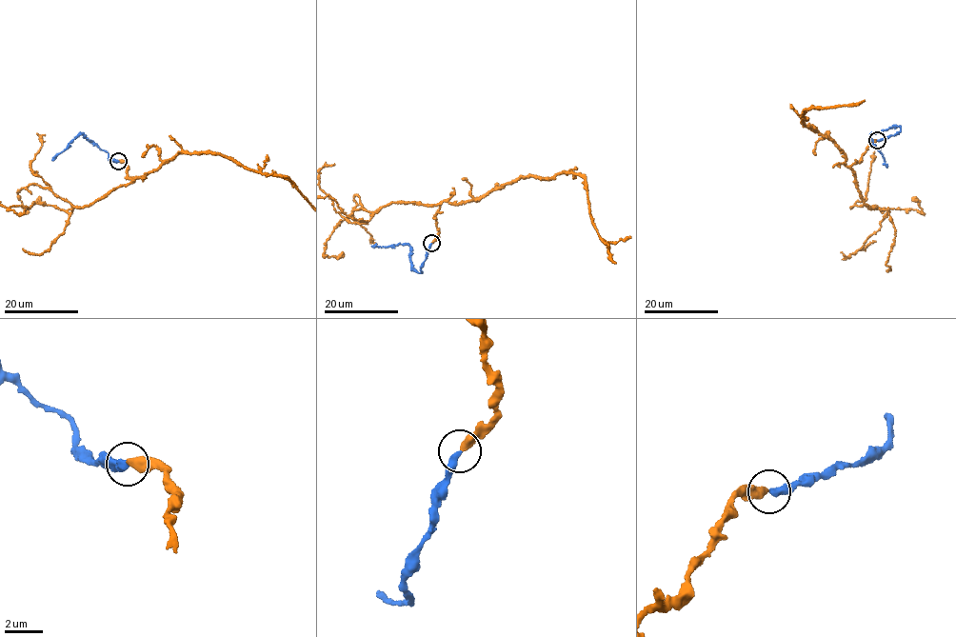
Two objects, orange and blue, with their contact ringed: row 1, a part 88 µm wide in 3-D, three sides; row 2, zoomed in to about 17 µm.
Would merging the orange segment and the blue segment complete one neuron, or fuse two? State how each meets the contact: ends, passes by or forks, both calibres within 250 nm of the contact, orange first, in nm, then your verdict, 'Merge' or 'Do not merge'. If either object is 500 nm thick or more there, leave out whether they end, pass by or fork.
At the ring orange ends. At the ring blue ends. Thickness 440 nm (orange) against 400 nm. Merge

